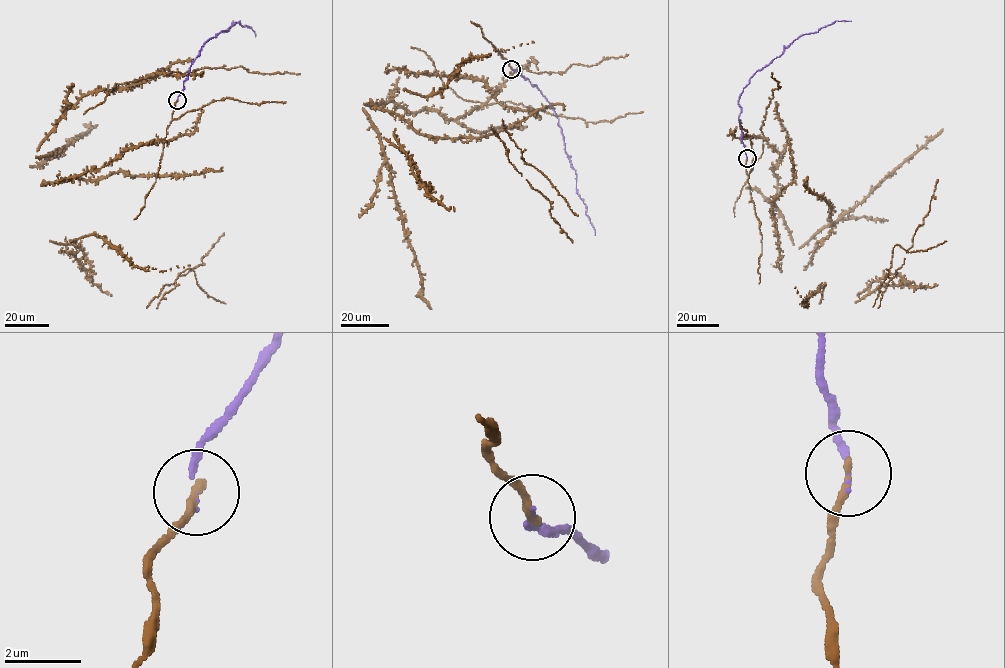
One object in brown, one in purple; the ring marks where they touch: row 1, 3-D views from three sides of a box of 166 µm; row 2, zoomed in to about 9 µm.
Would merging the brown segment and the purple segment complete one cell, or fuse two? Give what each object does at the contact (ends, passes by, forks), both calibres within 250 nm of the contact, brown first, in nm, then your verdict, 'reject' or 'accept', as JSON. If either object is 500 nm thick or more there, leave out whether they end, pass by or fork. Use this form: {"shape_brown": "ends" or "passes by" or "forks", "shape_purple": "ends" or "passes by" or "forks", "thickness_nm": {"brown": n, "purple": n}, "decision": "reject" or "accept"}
{"shape_brown": "ends", "shape_purple": "ends", "thickness_nm": {"brown": 220, "purple": 130}, "decision": "accept"}

